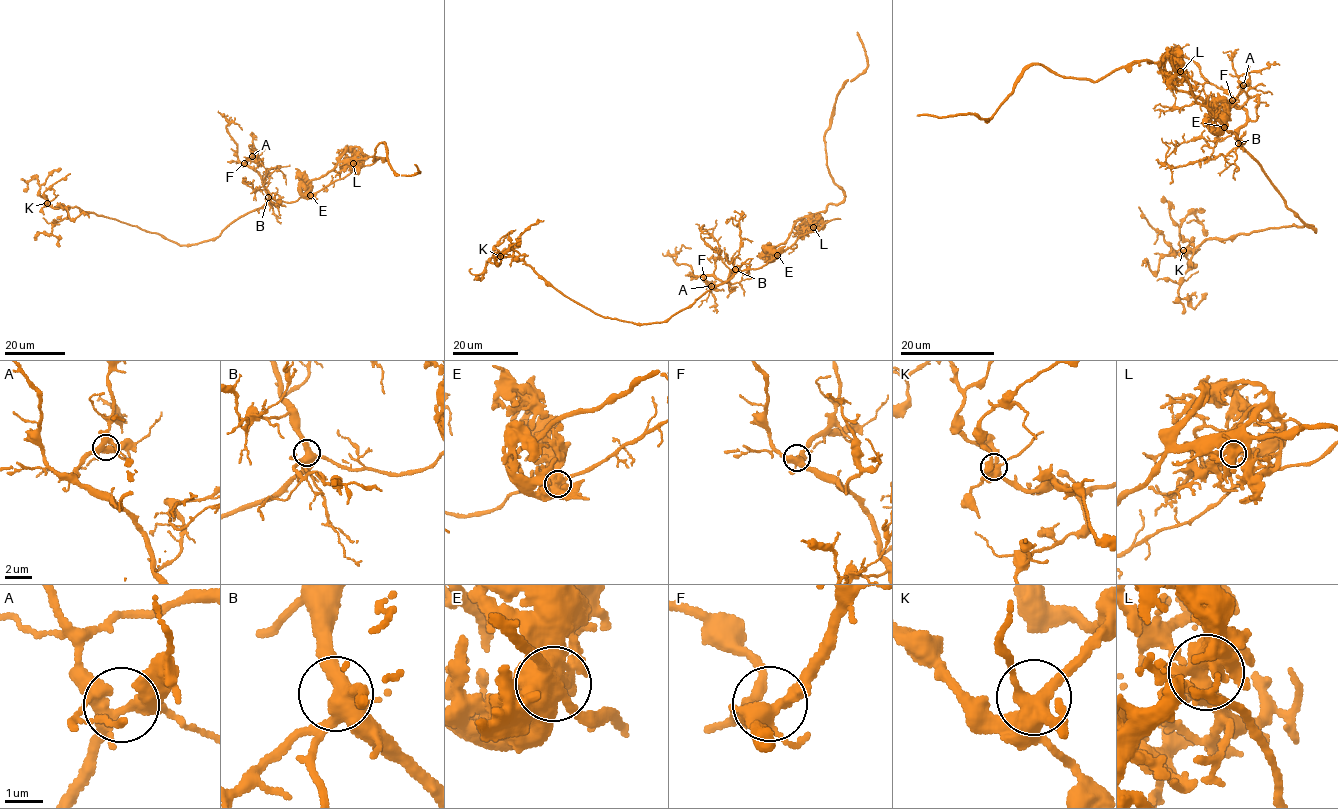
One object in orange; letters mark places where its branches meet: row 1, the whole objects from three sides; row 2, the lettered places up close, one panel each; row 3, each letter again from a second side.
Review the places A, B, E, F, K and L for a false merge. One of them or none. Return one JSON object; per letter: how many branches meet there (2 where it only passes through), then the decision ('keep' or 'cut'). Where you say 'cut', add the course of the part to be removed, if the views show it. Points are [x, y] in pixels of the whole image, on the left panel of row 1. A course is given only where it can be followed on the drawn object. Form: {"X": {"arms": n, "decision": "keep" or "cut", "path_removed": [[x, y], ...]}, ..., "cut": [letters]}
{"A": {"arms": 4, "decision": "keep"}, "B": {"arms": 5, "decision": "keep"}, "E": {"arms": 5, "decision": "cut", "path_removed": [[310, 195], [270, 199], [213, 239], [179, 245], [75, 206], [53, 207], [35, 178], [23, 179]]}, "F": {"arms": 4, "decision": "keep"}, "K": {"arms": 4, "decision": "keep"}, "L": {"arms": 4, "decision": "keep"}, "cut": ["E"]}

